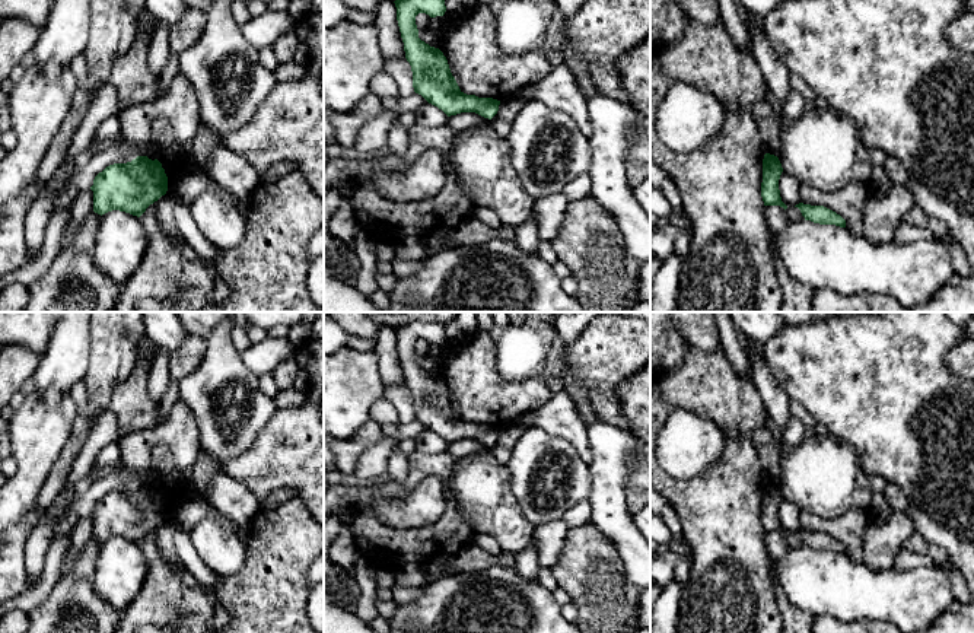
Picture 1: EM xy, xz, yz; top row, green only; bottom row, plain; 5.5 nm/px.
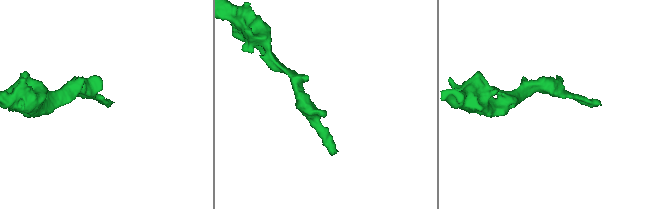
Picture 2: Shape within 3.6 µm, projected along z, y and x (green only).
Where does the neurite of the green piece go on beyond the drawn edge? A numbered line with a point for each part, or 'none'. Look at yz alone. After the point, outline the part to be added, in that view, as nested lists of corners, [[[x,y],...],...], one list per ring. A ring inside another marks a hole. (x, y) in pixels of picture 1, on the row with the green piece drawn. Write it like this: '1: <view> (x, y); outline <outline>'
1: yz (793, 213); outline [[[787,207],[786,209],[786,214],[789,222],[800,222],[805,220],[805,217],[802,216],[800,210],[798,207]]]

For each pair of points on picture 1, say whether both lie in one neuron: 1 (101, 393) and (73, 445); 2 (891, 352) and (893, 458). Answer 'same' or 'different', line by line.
1: same
2: same

